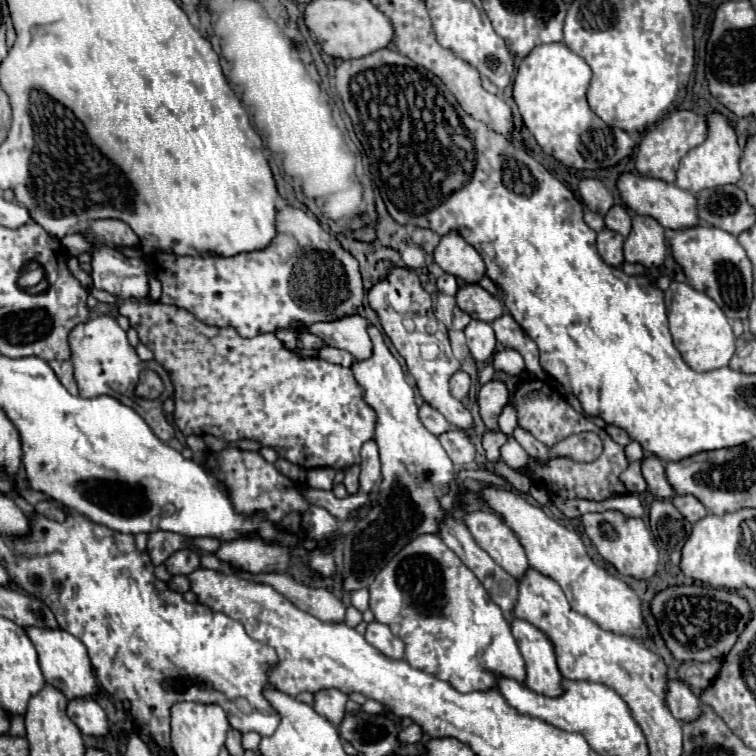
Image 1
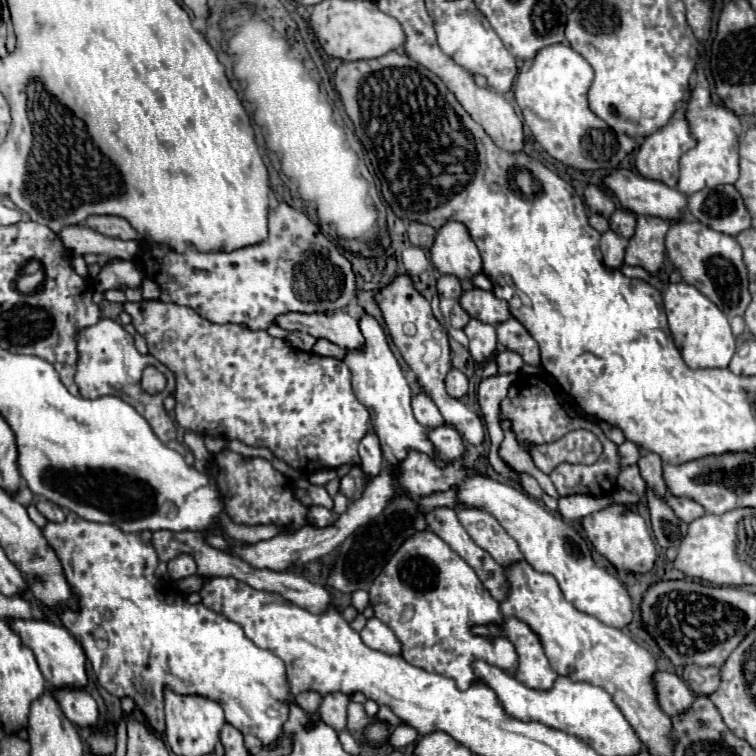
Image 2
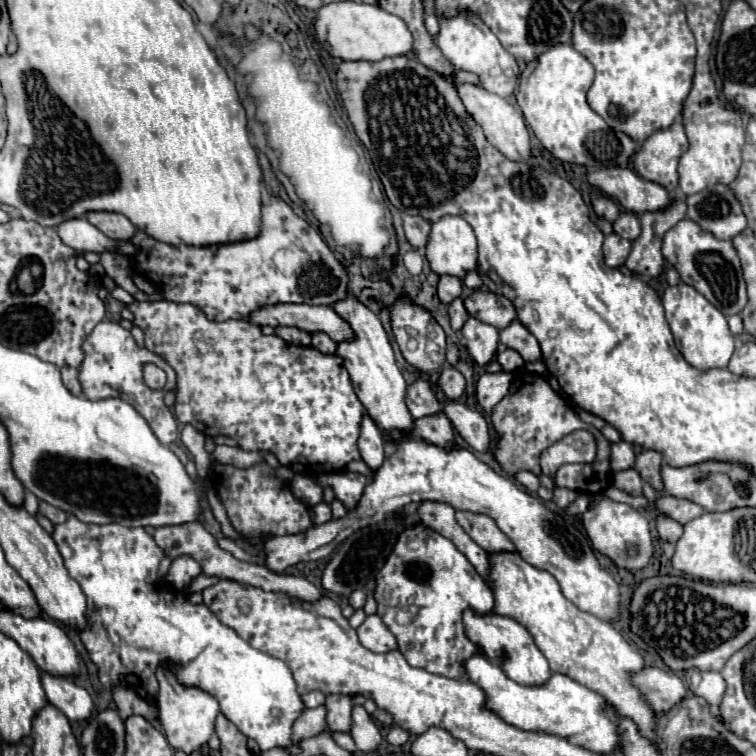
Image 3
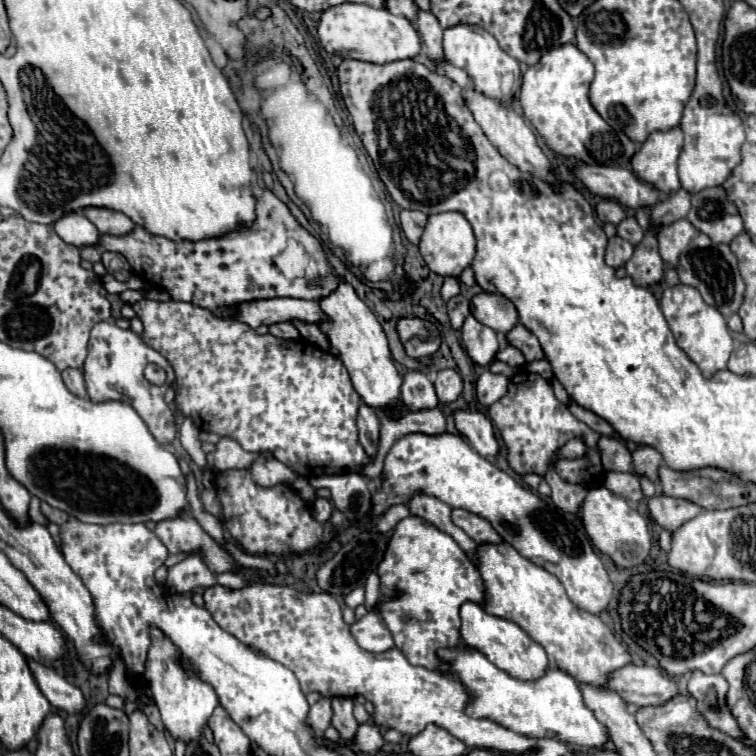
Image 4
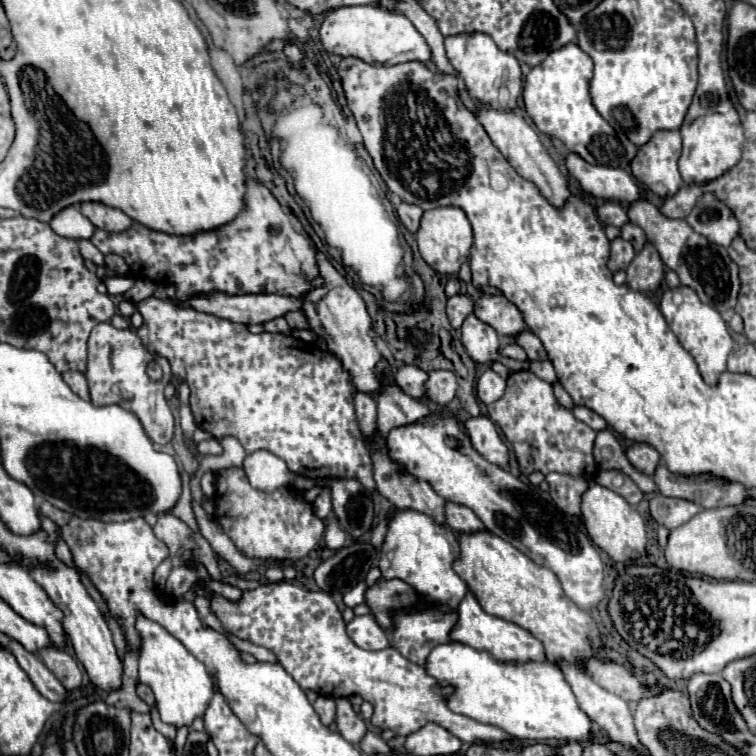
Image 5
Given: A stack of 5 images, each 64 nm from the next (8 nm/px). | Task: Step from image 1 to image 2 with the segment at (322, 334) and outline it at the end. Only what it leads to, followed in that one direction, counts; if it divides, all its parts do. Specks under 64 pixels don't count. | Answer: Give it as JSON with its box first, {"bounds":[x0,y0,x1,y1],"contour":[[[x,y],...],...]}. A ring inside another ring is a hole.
{"bounds":[276,310,364,350],"contour":[[[344,310],[340,312],[286,312],[284,316],[276,316],[276,324],[284,330],[298,330],[312,334],[314,338],[326,338],[340,348],[354,350],[364,344],[362,332],[358,328],[358,320],[348,316]]]}

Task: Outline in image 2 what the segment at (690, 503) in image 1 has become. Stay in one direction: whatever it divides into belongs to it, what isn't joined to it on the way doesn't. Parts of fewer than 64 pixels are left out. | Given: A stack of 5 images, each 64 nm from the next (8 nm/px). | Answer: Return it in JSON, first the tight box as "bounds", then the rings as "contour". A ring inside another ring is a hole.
{"bounds":[664,494,706,522],"contour":[[[668,494],[668,496],[664,496],[664,502],[666,502],[666,504],[674,510],[674,514],[676,514],[680,520],[684,520],[684,522],[692,522],[692,520],[696,520],[696,518],[700,518],[700,516],[706,514],[706,510],[704,510],[698,502],[690,500],[690,498],[678,498],[678,496]]]}

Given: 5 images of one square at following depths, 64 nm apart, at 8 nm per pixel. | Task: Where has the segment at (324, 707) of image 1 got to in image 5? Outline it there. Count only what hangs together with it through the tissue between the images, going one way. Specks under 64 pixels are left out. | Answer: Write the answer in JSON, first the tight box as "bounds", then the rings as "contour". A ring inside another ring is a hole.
{"bounds":[336,698,368,744],"contour":[[[338,698],[336,706],[338,706],[338,712],[336,712],[338,732],[342,734],[344,740],[348,740],[352,744],[360,744],[360,740],[368,732],[366,722],[352,710],[352,704],[348,698]]]}

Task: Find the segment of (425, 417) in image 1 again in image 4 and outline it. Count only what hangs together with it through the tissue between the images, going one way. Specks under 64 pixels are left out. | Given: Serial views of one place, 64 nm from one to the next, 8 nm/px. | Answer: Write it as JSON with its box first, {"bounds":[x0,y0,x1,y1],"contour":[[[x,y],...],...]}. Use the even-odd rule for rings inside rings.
{"bounds":[400,370,438,410],"contour":[[[408,370],[402,376],[400,386],[400,398],[410,410],[422,410],[422,408],[436,408],[438,398],[432,386],[432,380],[424,372]]]}

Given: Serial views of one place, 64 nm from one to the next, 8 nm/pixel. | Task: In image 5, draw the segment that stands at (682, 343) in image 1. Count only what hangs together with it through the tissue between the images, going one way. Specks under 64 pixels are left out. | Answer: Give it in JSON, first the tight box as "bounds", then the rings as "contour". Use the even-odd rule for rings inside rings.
{"bounds":[660,286,732,384],"contour":[[[678,286],[672,290],[666,290],[662,300],[660,300],[660,312],[664,314],[666,322],[670,328],[676,328],[678,332],[678,342],[692,354],[692,358],[698,364],[698,370],[704,378],[706,384],[716,384],[718,376],[726,372],[726,358],[732,352],[732,338],[728,334],[726,322],[722,316],[708,304],[702,304],[692,288]]]}

